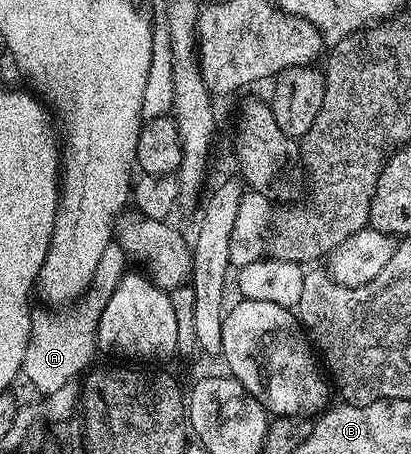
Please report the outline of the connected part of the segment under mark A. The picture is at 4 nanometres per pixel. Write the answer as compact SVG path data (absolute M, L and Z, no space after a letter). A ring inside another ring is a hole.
M111 241L100 265L94 274L94 281L85 295L79 299L76 312L66 314L62 322L46 313L31 318L30 344L25 350L21 374L30 381L31 385L44 397L56 394L70 379L77 378L91 366L91 359L96 355L97 334L100 313L108 298L115 291L116 285L125 275L128 260L123 247L117 241Z

